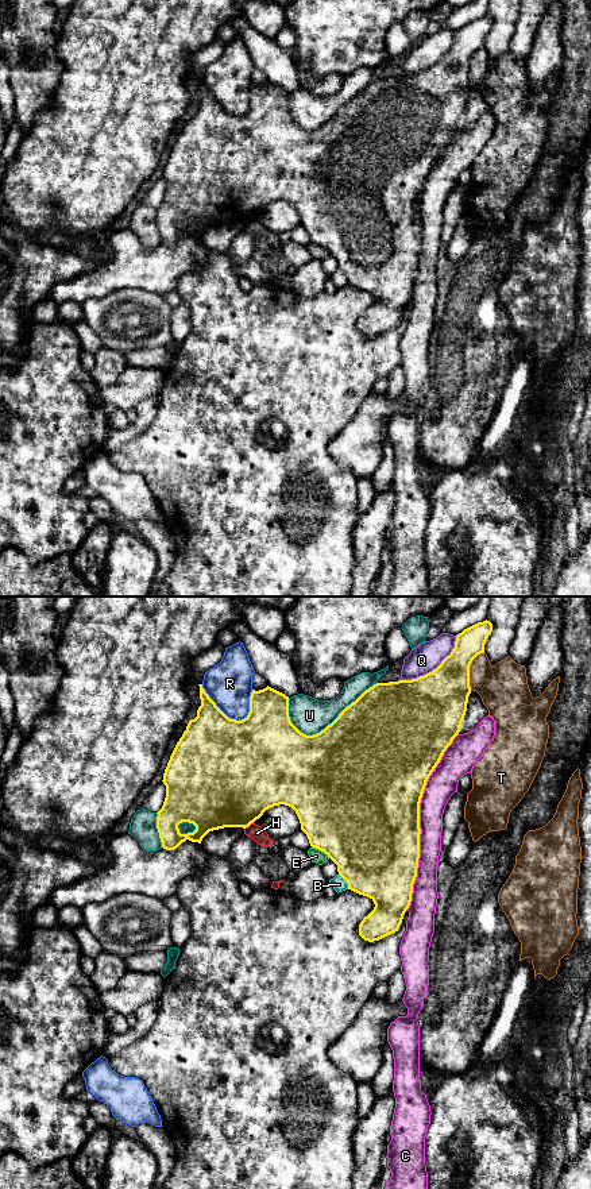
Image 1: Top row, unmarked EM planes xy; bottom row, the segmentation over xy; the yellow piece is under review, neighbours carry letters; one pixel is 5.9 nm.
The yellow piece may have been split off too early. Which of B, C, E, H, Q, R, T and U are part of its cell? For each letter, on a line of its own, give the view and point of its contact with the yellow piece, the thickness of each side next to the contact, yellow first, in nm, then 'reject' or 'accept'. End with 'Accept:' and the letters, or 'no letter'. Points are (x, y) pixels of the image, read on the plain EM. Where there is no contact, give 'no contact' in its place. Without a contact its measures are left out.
B: contact xy (346, 275); calibres 500 and 90 nm; reject
C: contact xy (418, 217); calibres 500 and 170 nm; reject
E: contact xy (321, 246); calibres 500 and 80 nm; reject
H: contact xy (248, 220); calibres 480 and 90 nm; reject
Q: contact xy (433, 65); calibres 420 and 170 nm; reject
R: contact xy (220, 105); calibres 440 and 280 nm; reject
T: contact xy (468, 65); calibres 340 and 300 nm; reject
U: contact xy (333, 116); calibres 500 and 220 nm; reject
Accept: no letter

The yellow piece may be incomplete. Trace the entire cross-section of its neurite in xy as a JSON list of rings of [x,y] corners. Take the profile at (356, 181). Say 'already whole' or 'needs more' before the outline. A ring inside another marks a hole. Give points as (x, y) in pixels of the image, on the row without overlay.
already whole; [[[490,16],[478,18],[456,31],[455,43],[451,50],[447,51],[441,59],[432,67],[412,76],[398,76],[389,78],[376,78],[366,85],[355,97],[347,101],[339,112],[317,130],[306,131],[301,128],[290,116],[289,112],[289,92],[285,89],[266,82],[263,85],[252,85],[250,92],[250,108],[242,115],[228,113],[209,93],[209,90],[200,81],[201,101],[197,105],[197,112],[190,115],[186,126],[177,138],[167,162],[163,169],[163,179],[166,181],[166,193],[162,204],[157,208],[157,224],[162,238],[162,243],[166,246],[177,244],[186,235],[201,239],[202,233],[213,225],[224,223],[248,223],[263,208],[274,201],[285,200],[291,202],[301,219],[301,225],[306,229],[312,243],[324,247],[336,260],[339,270],[347,277],[348,285],[370,293],[375,302],[363,313],[359,320],[359,331],[368,337],[379,336],[395,327],[398,327],[403,310],[410,301],[413,279],[417,273],[418,254],[420,254],[420,198],[426,181],[426,177],[437,159],[440,158],[444,147],[452,139],[453,134],[459,130],[461,117],[467,107],[468,92],[471,89],[470,82],[470,61],[472,55],[484,49],[484,39],[492,27],[492,19]],[[189,217],[196,221],[193,228],[181,229],[178,220]]]

